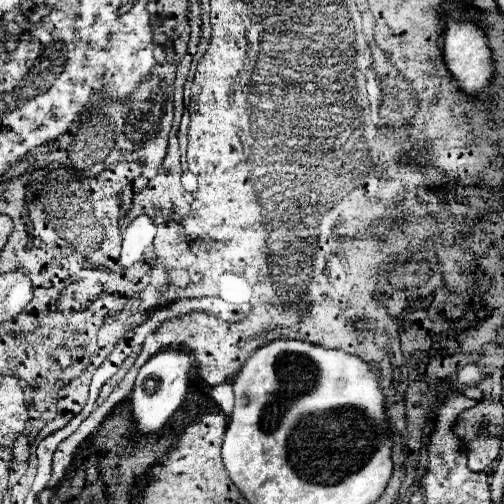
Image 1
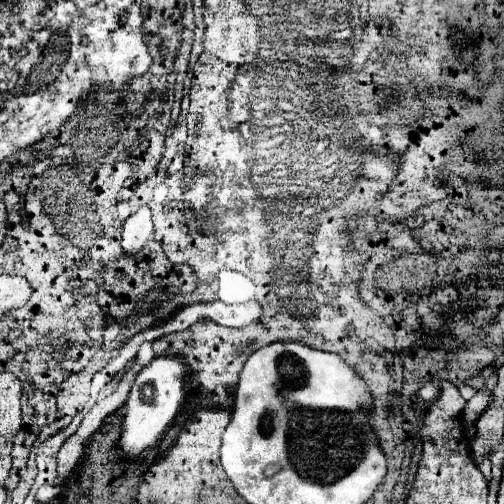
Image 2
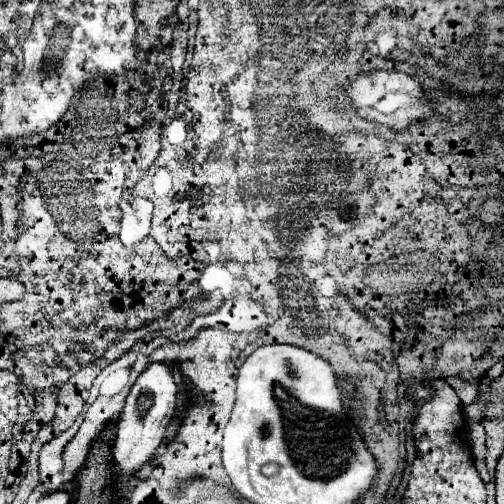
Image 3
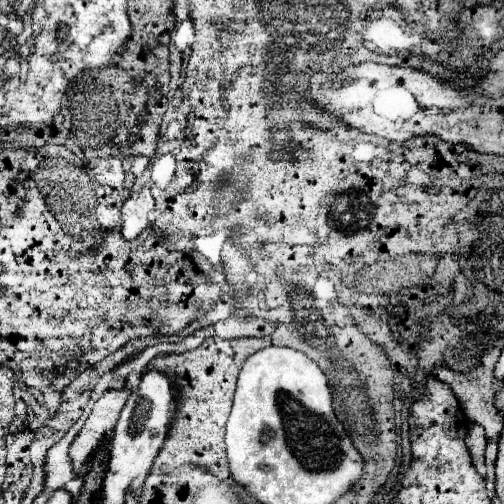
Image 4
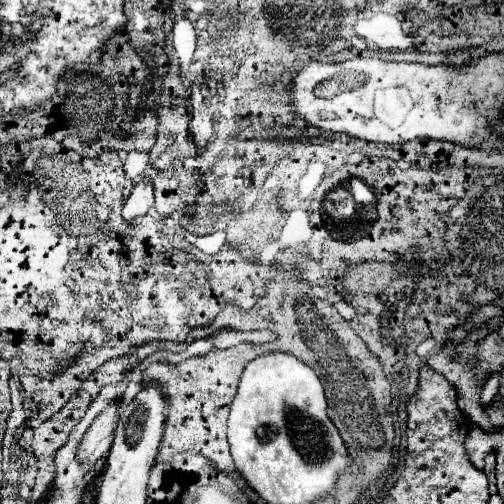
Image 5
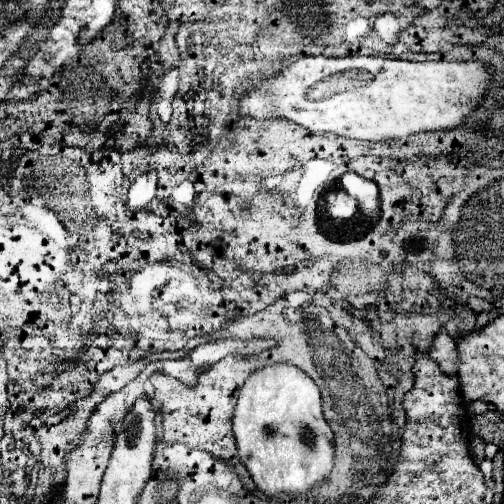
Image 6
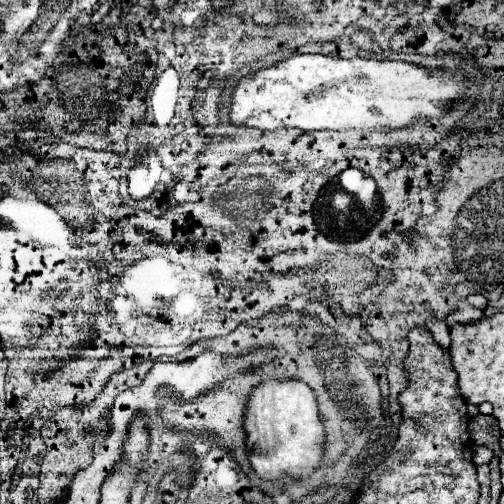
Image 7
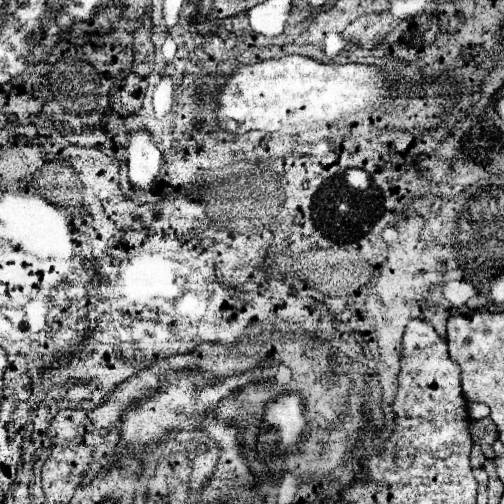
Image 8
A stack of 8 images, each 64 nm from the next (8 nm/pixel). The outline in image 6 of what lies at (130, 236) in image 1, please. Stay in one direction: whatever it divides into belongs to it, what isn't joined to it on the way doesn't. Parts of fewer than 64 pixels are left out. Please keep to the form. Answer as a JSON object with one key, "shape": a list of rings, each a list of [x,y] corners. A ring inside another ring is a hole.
{"shape":[[[150,170],[148,174],[142,174],[132,180],[128,190],[128,210],[140,210],[156,196],[156,170]]]}

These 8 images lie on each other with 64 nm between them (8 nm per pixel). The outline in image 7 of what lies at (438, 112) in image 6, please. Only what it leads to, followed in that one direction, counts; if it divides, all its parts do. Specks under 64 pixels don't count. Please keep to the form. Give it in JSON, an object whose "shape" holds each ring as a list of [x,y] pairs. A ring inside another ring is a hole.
{"shape":[[[298,54],[282,62],[266,66],[254,74],[242,76],[232,90],[230,100],[230,124],[234,126],[252,126],[260,130],[278,130],[278,128],[300,128],[300,130],[394,130],[406,128],[414,120],[422,118],[440,118],[444,110],[450,108],[452,96],[460,96],[468,80],[462,74],[450,72],[428,72],[426,68],[390,62],[390,60],[366,60],[366,58],[332,58],[322,54]]]}

